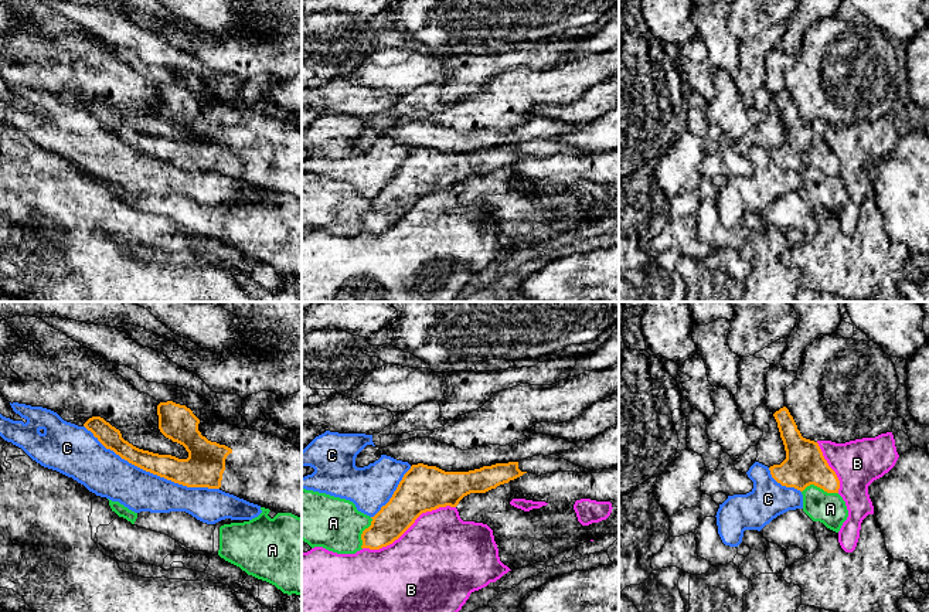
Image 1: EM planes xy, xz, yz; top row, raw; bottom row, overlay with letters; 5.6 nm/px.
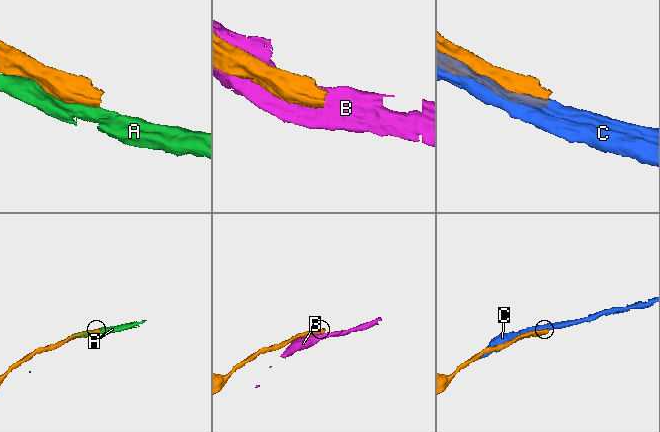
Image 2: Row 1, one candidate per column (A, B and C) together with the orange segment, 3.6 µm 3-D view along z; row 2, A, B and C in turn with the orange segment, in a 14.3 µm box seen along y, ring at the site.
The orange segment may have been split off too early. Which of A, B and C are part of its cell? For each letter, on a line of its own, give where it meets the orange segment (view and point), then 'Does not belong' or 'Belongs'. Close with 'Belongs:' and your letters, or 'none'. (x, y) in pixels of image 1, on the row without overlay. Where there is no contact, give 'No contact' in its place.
A: Touches orange at yz (820, 170). Does not belong
B: Touches orange at xz (408, 210). Does not belong
C: Touches orange at xy (152, 155). Does not belong
Belongs: none

